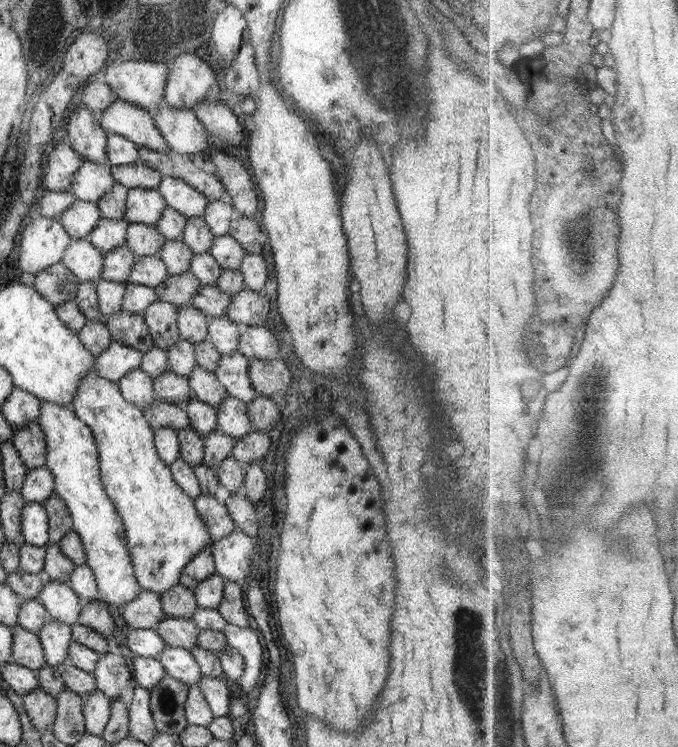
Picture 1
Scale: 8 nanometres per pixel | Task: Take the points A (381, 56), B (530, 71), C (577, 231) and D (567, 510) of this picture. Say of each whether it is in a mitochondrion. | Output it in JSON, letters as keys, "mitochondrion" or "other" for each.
{"A":"mitochondrion","B":"other","C":"mitochondrion","D":"mitochondrion"}

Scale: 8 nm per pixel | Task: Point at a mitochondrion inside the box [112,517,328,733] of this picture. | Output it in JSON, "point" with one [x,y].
{"point":[167,698]}

